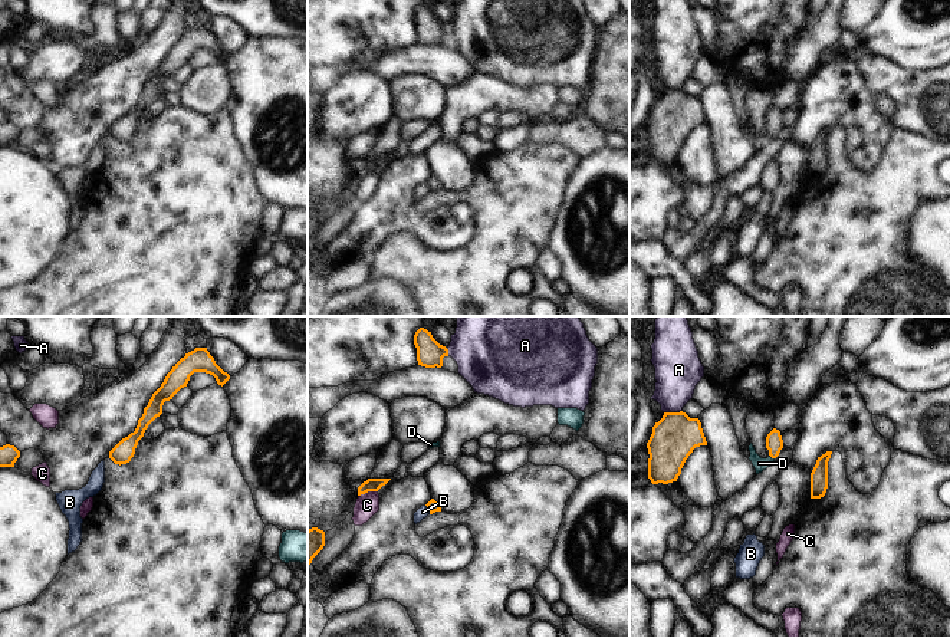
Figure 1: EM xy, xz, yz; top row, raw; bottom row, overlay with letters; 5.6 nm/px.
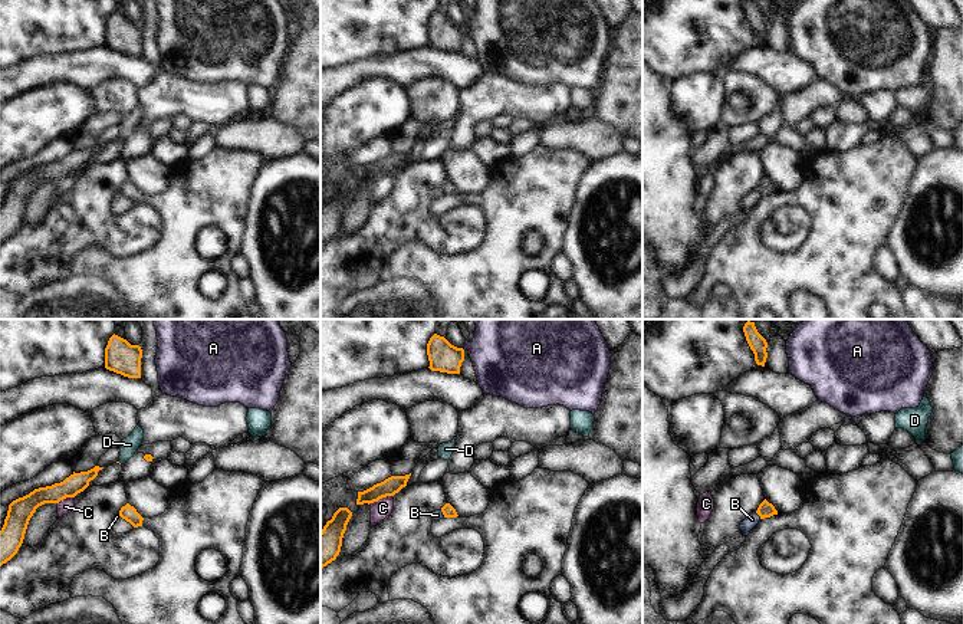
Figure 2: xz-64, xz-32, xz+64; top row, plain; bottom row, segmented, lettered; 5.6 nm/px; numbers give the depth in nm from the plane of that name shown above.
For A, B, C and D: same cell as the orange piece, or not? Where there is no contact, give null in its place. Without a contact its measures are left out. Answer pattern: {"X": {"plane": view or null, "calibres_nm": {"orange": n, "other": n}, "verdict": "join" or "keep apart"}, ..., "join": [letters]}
{"A": {"plane": "yz", "calibres_nm": {"orange": 260, "other": 260}, "verdict": "keep apart"}, "B": {"plane": "xz", "calibres_nm": {"orange": 70, "other": 70}, "verdict": "keep apart"}, "C": {"plane": "xz", "calibres_nm": {"orange": 80, "other": 130}, "verdict": "keep apart"}, "D": {"plane": "yz", "calibres_nm": {"orange": 100, "other": 70}, "verdict": "keep apart"}, "join": []}

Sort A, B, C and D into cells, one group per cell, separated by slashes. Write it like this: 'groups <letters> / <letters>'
groups A / B / C / D

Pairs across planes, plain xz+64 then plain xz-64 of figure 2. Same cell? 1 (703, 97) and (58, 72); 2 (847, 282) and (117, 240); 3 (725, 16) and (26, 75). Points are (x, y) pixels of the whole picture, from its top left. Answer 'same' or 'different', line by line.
1: different
2: different
3: different

